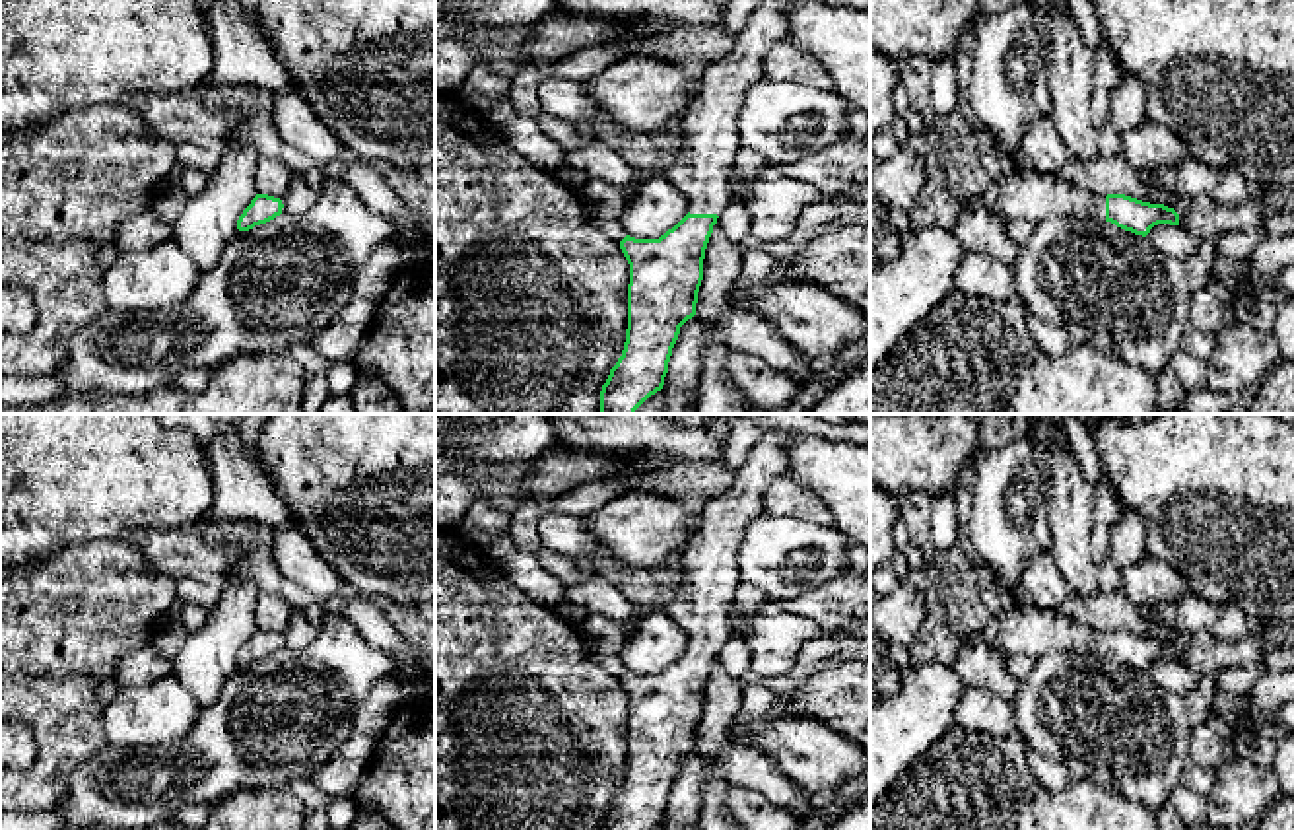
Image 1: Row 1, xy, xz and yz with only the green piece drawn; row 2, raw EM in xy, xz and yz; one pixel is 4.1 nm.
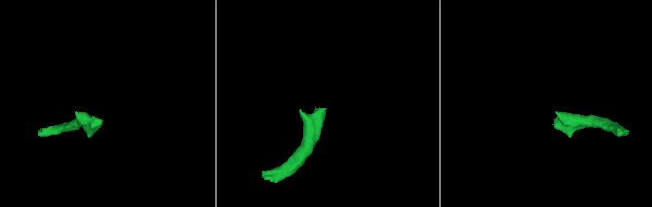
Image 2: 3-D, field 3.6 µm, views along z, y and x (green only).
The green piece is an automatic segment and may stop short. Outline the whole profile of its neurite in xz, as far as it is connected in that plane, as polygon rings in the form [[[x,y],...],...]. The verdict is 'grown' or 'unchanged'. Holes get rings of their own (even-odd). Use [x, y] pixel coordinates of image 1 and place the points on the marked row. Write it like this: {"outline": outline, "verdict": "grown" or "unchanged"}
{"outline": [[[762,0],[762,4],[750,14],[746,27],[734,37],[732,51],[705,70],[699,93],[692,99],[686,115],[680,119],[684,144],[678,161],[664,173],[664,177],[688,198],[688,214],[659,239],[635,239],[626,235],[620,241],[620,249],[630,264],[628,329],[622,356],[610,369],[610,375],[600,391],[600,414],[635,414],[635,410],[664,385],[680,327],[696,315],[698,292],[703,280],[703,259],[713,225],[717,224],[719,214],[732,200],[727,173],[734,167],[736,154],[742,146],[738,136],[738,113],[744,103],[744,95],[750,86],[764,78],[764,58],[769,47],[789,37],[787,8],[793,2],[795,0]]], "verdict": "grown"}

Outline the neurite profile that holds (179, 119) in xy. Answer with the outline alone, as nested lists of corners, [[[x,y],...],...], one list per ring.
[[[142,93],[128,103],[144,126],[171,146],[196,144],[221,154],[239,142],[243,115],[229,107],[210,109],[204,93]]]

